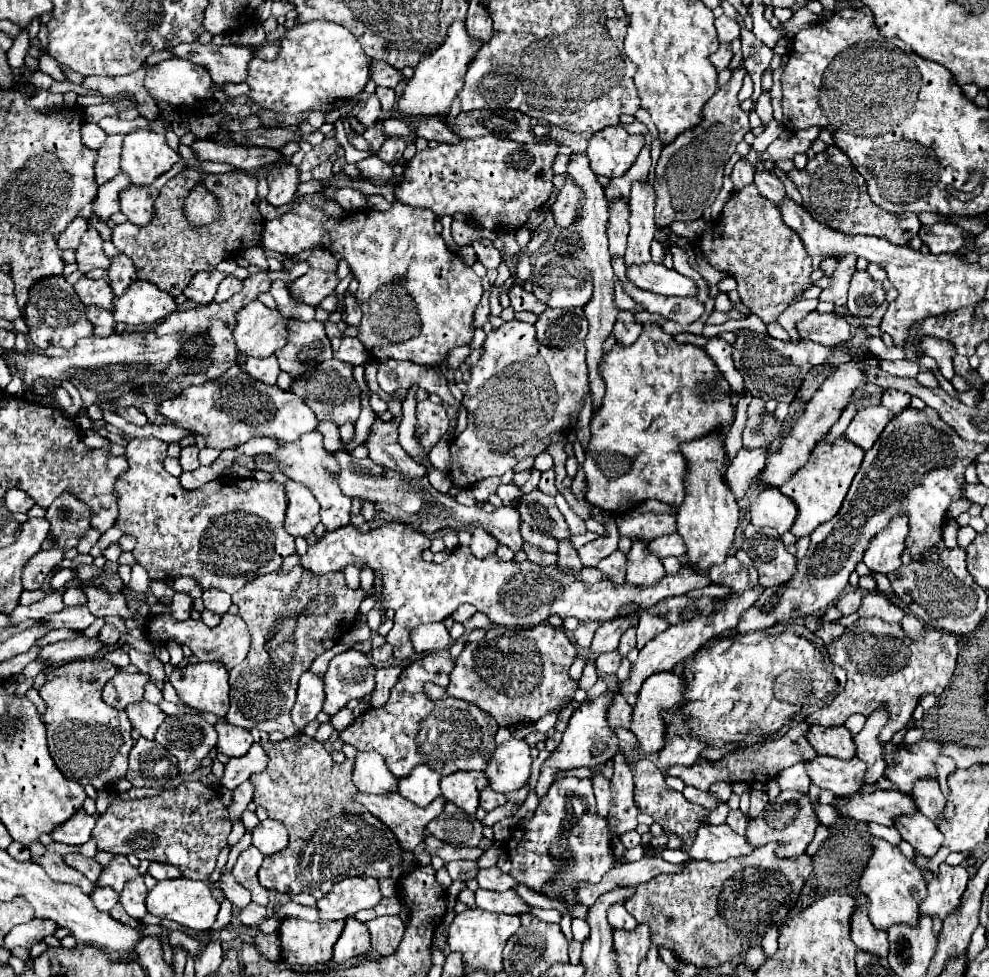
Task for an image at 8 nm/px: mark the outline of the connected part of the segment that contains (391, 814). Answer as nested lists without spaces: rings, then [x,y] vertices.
[[[357,793],[357,803],[361,803],[369,813],[373,813],[381,823],[385,823],[393,835],[397,835],[397,841],[401,843],[401,849],[413,851],[415,845],[421,843],[423,829],[431,819],[437,819],[443,811],[445,799],[437,797],[429,807],[417,807],[415,803],[409,803],[399,793],[389,795],[367,795]]]

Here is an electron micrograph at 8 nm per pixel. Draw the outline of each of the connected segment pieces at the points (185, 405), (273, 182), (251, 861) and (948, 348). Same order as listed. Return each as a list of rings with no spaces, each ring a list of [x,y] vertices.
[[[233,365],[221,379],[191,385],[181,395],[161,403],[159,413],[173,421],[173,425],[191,429],[205,437],[207,447],[217,450],[233,449],[253,437],[275,437],[283,441],[297,441],[303,433],[317,427],[315,413],[305,405],[303,399],[291,391],[281,391],[277,385],[257,383],[251,375],[245,375],[243,369]]]
[[[277,163],[269,169],[267,173],[267,183],[269,183],[269,195],[267,203],[271,205],[287,205],[291,203],[297,185],[299,185],[299,171],[293,165],[287,163]]]
[[[251,845],[247,851],[243,851],[243,853],[238,856],[232,873],[235,875],[235,879],[237,879],[245,889],[251,891],[255,903],[267,905],[267,903],[269,903],[269,899],[267,899],[267,889],[263,889],[263,887],[259,885],[259,881],[257,881],[257,871],[259,871],[262,862],[263,854],[259,853],[259,851]]]
[[[925,337],[921,341],[921,347],[925,351],[925,355],[933,357],[937,363],[939,363],[939,371],[941,375],[951,381],[955,377],[955,371],[953,371],[953,345],[951,343],[945,343],[945,341],[939,341],[939,339],[933,339],[933,337]]]

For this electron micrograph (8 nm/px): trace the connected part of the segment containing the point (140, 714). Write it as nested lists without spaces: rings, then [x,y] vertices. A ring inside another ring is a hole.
[[[137,701],[129,707],[125,707],[127,715],[129,715],[129,721],[131,725],[145,737],[145,739],[153,739],[157,727],[163,723],[165,715],[163,711],[153,705],[153,703],[147,703],[147,701]]]

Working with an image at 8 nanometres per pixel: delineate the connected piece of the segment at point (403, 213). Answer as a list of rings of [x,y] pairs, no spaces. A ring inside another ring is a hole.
[[[395,201],[389,211],[363,209],[341,217],[339,221],[321,209],[299,203],[293,205],[281,217],[267,221],[263,229],[263,247],[269,251],[279,251],[283,255],[297,255],[301,251],[323,247],[331,251],[331,255],[349,263],[353,277],[359,281],[359,291],[355,293],[359,307],[363,309],[363,321],[359,325],[359,341],[365,343],[373,359],[389,361],[389,359],[407,359],[417,365],[441,365],[447,353],[453,347],[469,345],[473,337],[473,311],[481,301],[483,287],[481,279],[467,267],[457,255],[453,255],[443,237],[433,227],[435,215],[433,211],[415,209]]]

